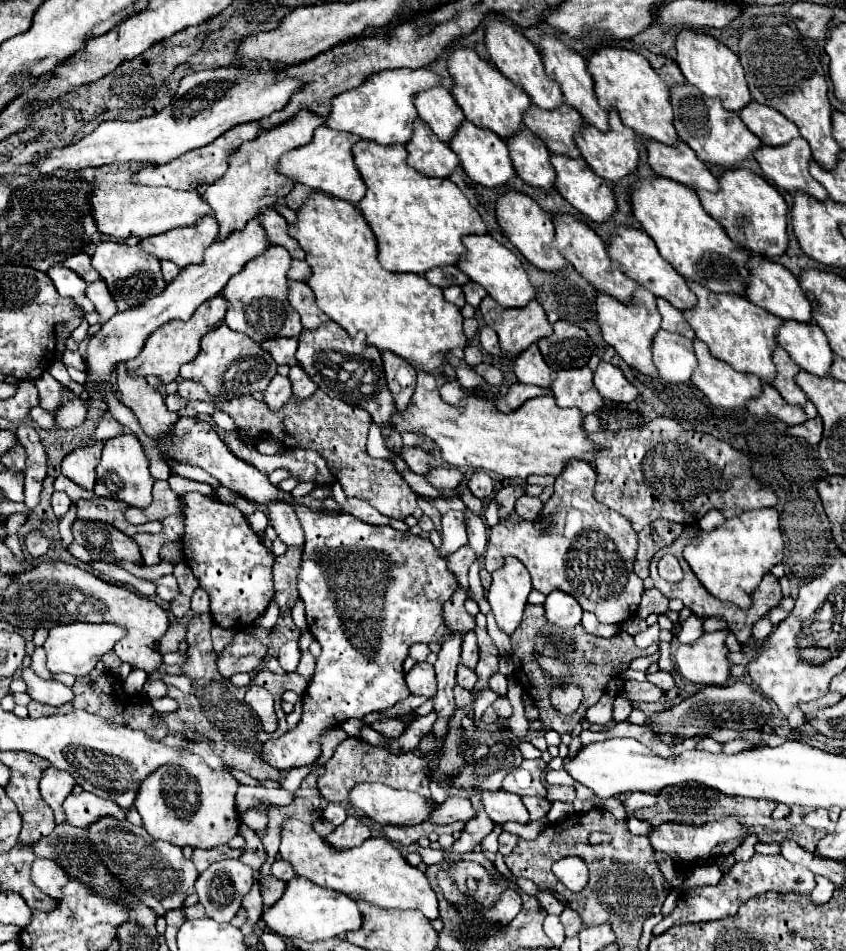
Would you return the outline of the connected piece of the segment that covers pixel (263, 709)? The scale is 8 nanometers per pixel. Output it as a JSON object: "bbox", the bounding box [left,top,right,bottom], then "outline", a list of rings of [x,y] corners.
{"bbox":[245,685,277,733],"outline":[[[252,685],[245,694],[245,703],[251,707],[261,719],[263,727],[273,733],[277,729],[277,715],[273,711],[273,695],[267,689]]]}

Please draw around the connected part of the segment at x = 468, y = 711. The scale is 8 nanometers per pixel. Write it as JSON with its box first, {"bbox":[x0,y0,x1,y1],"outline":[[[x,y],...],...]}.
{"bbox":[455,687,473,719],"outline":[[[455,687],[455,701],[457,701],[457,709],[461,709],[469,719],[473,719],[473,699],[471,699],[471,693],[461,689],[461,687]]]}

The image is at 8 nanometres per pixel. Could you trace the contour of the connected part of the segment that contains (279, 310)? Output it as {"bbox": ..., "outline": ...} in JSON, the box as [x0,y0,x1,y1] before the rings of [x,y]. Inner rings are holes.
{"bbox":[221,245,303,343],"outline":[[[271,245],[251,259],[241,273],[237,273],[229,283],[223,287],[221,295],[229,303],[229,311],[225,315],[225,323],[229,329],[243,333],[251,337],[255,343],[263,343],[265,339],[273,337],[299,337],[303,327],[299,321],[297,311],[287,301],[287,269],[289,269],[291,257],[285,251],[285,247]]]}

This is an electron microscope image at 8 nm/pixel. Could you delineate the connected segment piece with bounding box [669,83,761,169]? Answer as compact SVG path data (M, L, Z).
M689 83L673 85L669 89L671 93L671 105L673 105L673 123L679 139L687 143L701 161L715 163L723 167L735 167L743 159L747 159L755 149L761 147L761 141L757 135L753 135L745 123L741 123L741 117L735 111L727 111L721 103L721 99L713 99L707 95L701 95L697 87Z

